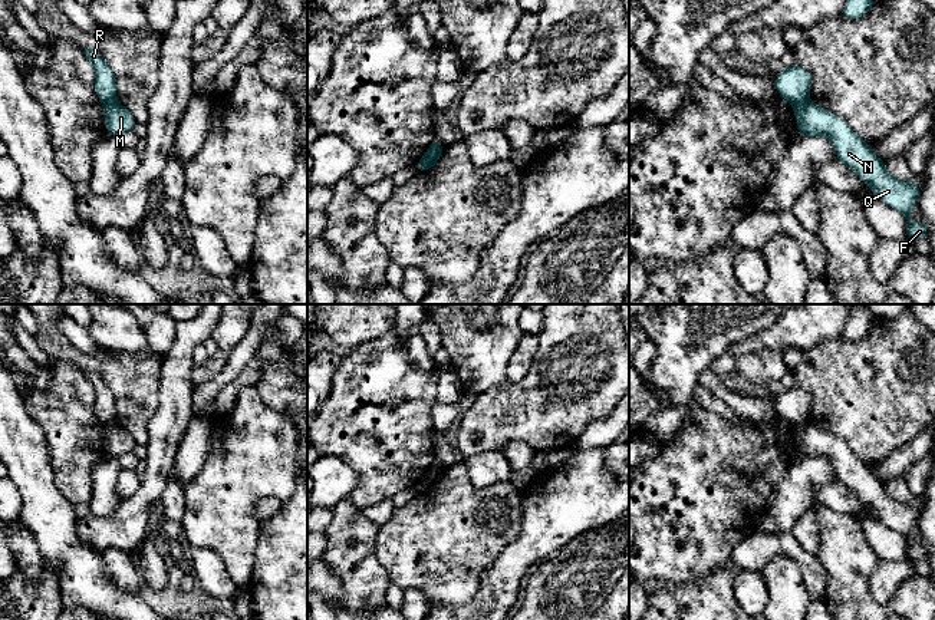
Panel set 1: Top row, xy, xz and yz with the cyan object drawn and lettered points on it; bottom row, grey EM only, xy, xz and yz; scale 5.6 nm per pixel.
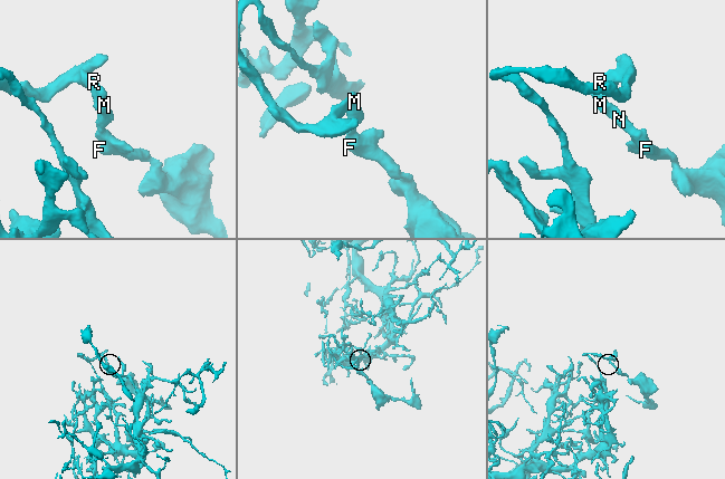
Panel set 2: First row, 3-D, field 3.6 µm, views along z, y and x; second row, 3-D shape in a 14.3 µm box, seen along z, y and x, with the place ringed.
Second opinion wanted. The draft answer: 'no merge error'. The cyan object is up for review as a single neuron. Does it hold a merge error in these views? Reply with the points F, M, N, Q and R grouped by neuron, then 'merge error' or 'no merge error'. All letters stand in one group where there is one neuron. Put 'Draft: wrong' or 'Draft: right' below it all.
F M N Q / R | merge error
Draft: wrong

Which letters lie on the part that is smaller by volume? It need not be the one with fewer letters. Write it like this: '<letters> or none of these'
F, M, N, Q

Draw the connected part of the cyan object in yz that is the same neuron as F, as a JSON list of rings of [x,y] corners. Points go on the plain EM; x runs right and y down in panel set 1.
[[[810,422],[793,425],[800,456],[827,458],[840,484],[856,494],[878,520],[899,532],[906,541],[906,558],[915,563],[928,558],[925,541],[912,545],[909,537],[921,518],[921,509],[888,495],[869,465],[855,456],[850,448],[834,435]]]

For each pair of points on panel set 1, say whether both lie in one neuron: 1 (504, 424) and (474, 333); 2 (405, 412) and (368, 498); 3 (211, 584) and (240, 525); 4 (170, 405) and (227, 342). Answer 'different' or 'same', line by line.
1: different
2: same
3: different
4: different

